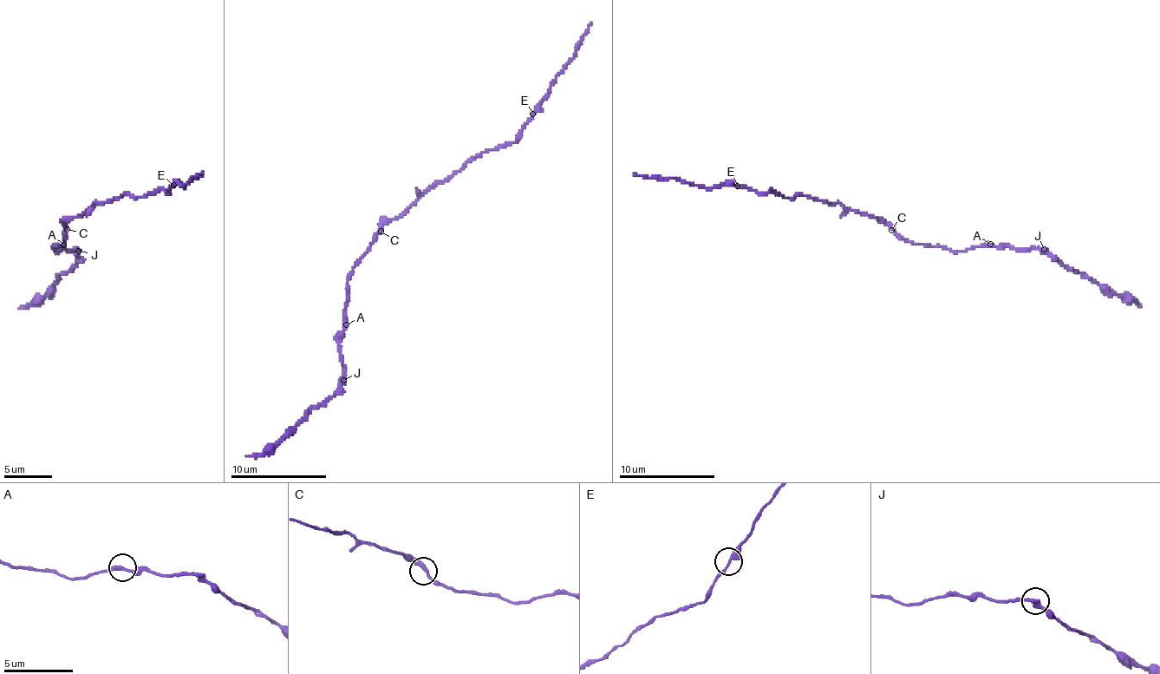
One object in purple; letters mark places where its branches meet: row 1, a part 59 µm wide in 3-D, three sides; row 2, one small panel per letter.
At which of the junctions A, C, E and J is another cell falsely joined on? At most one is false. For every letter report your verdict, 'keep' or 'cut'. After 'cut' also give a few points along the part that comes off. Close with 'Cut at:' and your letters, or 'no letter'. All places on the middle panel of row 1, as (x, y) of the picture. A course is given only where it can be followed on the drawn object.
A: keep
C: keep
E: keep
J: cut | (342, 380), (341, 389), (314, 408), (261, 454), (246, 456)
Cut at: J

